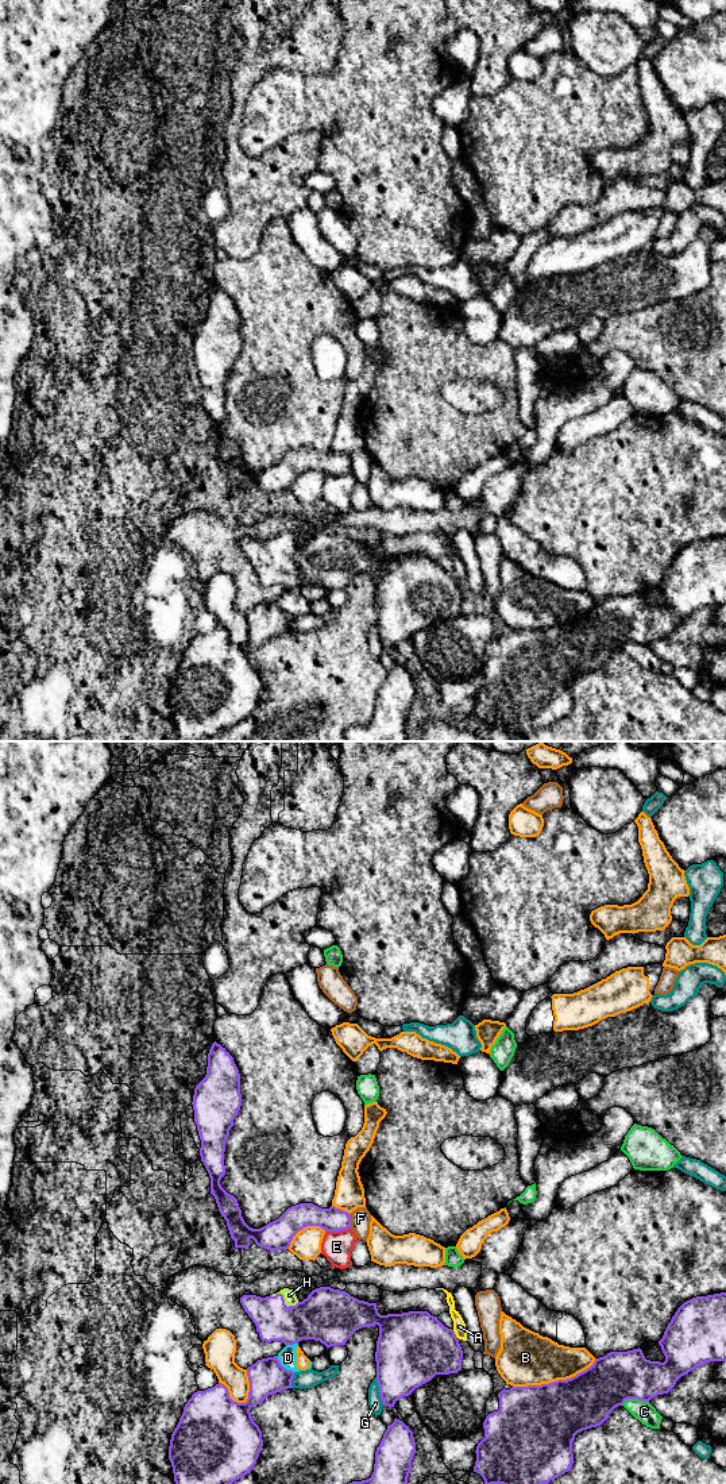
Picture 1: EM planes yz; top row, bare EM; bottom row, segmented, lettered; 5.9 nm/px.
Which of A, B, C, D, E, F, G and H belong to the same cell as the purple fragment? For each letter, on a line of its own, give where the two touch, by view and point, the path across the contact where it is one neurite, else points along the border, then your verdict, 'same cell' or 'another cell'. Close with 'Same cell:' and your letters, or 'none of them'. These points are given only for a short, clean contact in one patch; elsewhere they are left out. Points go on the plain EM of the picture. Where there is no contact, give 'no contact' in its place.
A: yz (455, 578) | another cell
B: yz (555, 625) | another cell
C: yz (634, 642) | another cell
D: yz (282, 611) | another cell
E: yz (338, 474) | another cell
F: yz (350, 465) | another cell
G: yz (379, 635) | another cell
H: yz (284, 544) | same cell
Same cell: H

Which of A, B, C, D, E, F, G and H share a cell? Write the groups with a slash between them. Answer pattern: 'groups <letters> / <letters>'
groups A / B D / C / E / F / G / H

